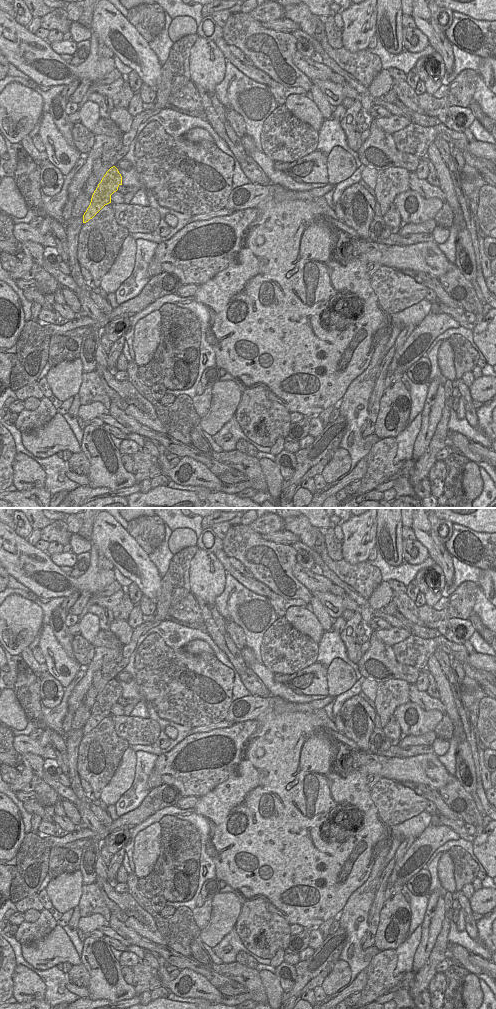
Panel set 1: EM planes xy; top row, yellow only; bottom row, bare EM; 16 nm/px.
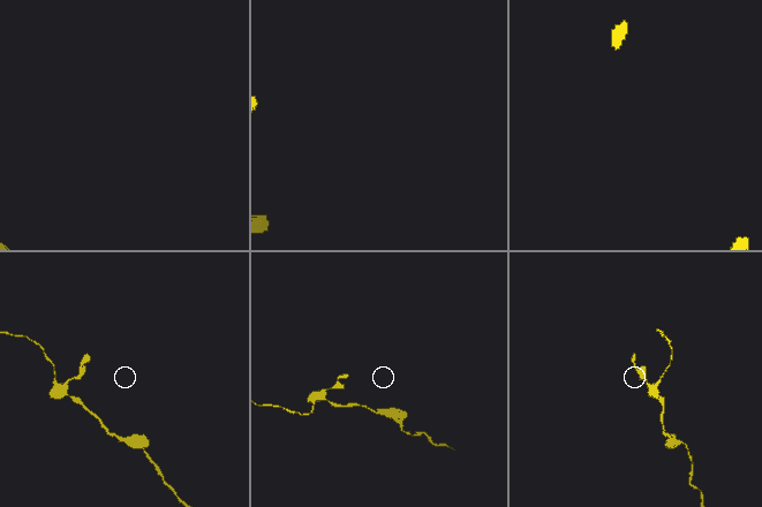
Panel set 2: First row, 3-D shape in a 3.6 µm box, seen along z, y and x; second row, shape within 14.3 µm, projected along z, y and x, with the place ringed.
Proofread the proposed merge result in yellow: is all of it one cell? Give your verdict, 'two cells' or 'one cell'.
one cell

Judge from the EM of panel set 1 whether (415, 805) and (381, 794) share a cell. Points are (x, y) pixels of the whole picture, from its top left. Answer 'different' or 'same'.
same

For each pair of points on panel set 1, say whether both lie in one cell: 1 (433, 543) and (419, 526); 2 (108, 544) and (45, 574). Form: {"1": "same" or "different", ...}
{"1": "same", "2": "different"}

